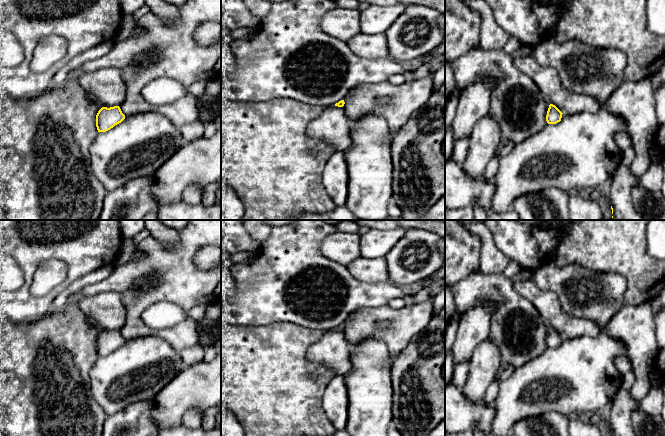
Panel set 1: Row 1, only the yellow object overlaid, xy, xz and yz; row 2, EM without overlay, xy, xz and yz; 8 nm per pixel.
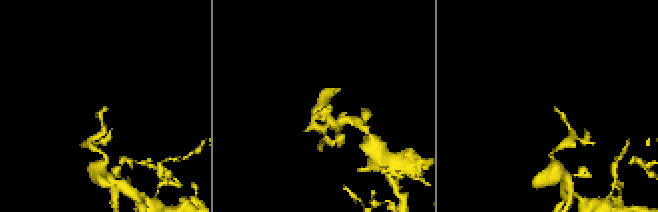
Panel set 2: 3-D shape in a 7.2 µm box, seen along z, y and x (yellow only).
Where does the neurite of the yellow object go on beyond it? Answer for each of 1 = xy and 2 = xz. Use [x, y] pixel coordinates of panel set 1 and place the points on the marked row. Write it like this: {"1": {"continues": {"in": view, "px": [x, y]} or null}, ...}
{"1": {"continues": null}, "2": {"continues": null}}

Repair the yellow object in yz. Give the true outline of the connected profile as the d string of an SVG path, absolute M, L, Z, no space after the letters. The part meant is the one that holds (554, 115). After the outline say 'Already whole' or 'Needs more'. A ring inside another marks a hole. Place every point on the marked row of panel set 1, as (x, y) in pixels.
M553 104L549 105L546 121L548 124L556 124L561 121L562 112Z. Already whole

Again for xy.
M119 106L102 107L96 115L96 127L98 132L106 132L125 119Z. Already whole

